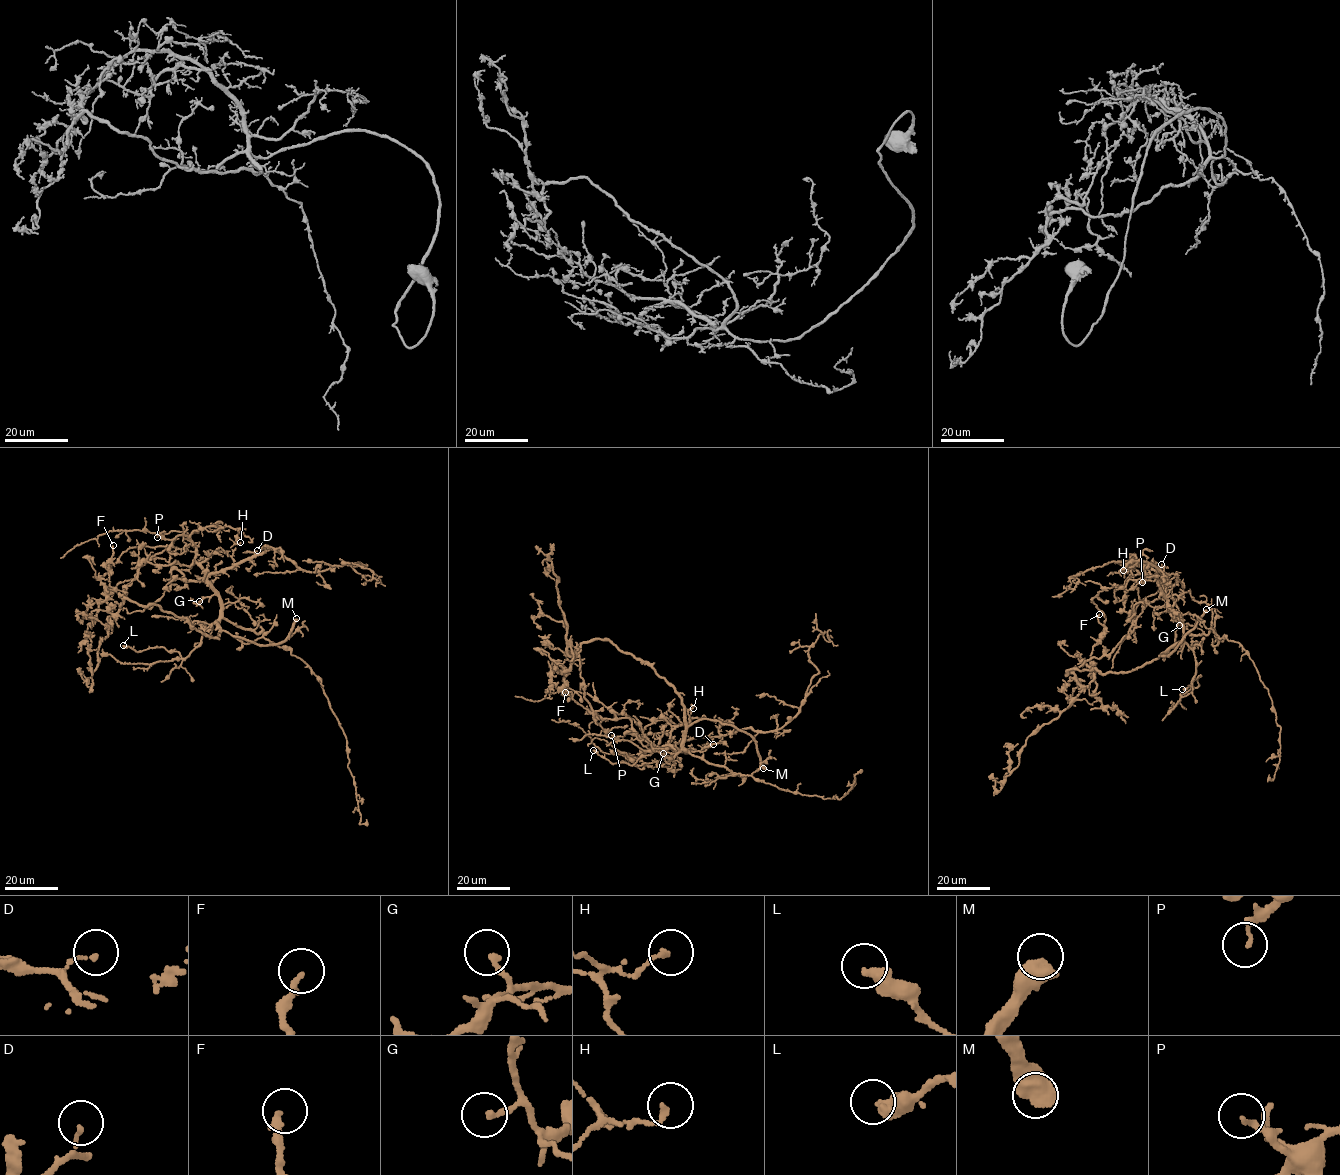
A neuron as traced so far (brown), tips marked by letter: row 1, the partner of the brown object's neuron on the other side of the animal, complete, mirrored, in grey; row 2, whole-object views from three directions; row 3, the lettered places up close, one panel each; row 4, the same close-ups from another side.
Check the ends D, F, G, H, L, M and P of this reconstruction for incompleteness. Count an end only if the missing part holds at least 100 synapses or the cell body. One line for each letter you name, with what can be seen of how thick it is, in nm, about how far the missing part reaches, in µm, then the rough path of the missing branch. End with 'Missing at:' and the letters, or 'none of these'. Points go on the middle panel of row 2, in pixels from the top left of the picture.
M: calibre 700 nm; missing 180 µm; course (763, 768), (803, 758), (890, 674), (897, 639), (877, 601), (891, 576), (907, 567), (910, 577)
Missing at: M

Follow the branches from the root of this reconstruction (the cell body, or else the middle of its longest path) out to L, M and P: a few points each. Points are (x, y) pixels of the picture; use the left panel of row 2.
L: (219, 630), (212, 624), (201, 643), (184, 658), (161, 647), (136, 651), (123, 645)
M: (219, 630), (268, 645), (285, 640), (296, 618)
P: (219, 630), (219, 598), (195, 560), (196, 547), (190, 536), (184, 531), (171, 531), (157, 537)

